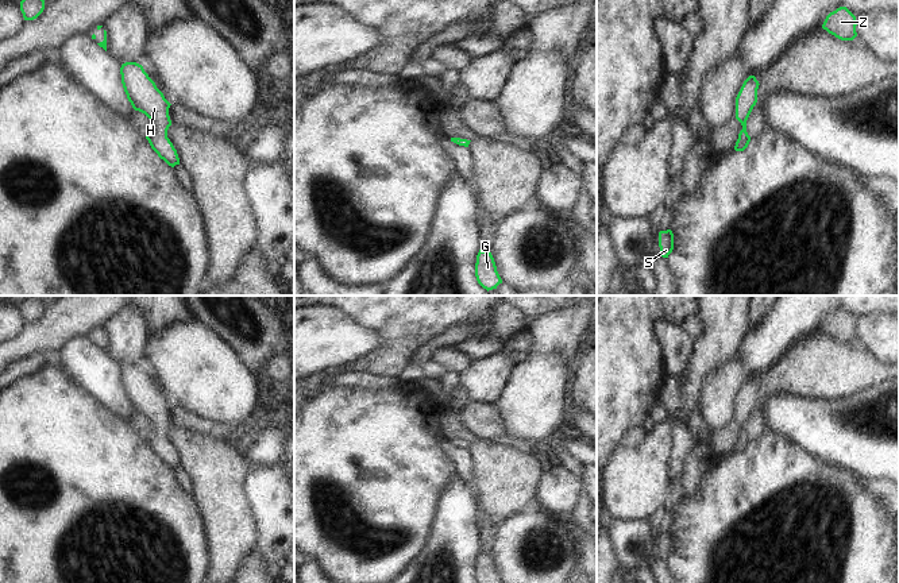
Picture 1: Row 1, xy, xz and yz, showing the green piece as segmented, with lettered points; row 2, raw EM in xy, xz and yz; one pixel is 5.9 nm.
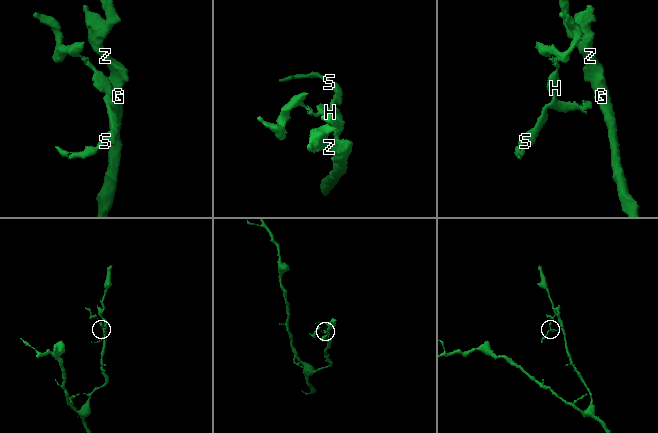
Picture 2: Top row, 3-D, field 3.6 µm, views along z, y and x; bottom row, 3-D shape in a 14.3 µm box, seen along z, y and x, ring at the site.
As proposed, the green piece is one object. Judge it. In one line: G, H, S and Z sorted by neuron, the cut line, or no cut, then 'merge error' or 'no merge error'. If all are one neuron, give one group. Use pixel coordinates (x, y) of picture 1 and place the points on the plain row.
G H S Z | no cut | no merge error

